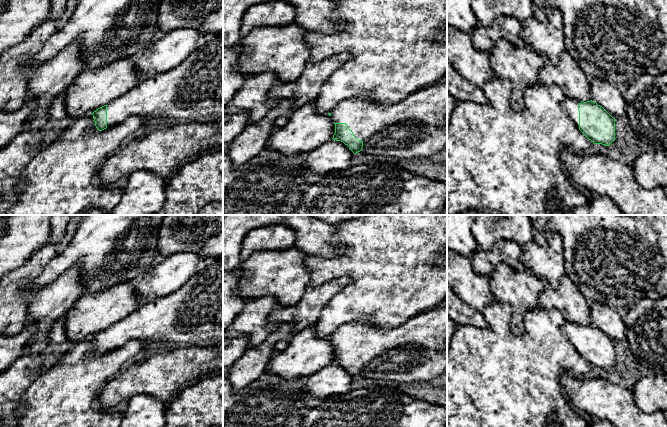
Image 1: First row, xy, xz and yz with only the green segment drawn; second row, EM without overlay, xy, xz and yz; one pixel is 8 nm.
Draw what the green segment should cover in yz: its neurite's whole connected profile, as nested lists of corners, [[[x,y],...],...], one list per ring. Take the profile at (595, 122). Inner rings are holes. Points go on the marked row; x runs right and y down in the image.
[[[565,97],[561,106],[579,130],[594,144],[608,146],[615,140],[615,118],[596,102],[581,102]]]

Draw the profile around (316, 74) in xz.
[[[343,52],[323,59],[320,63],[308,64],[298,79],[275,84],[269,96],[278,101],[293,99],[295,108],[313,102],[329,77],[350,58],[349,53]]]

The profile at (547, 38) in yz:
[[[543,6],[543,10],[547,21],[541,22],[532,17],[521,22],[520,36],[536,53],[546,55],[551,64],[557,65],[561,53],[565,50],[562,14],[559,9],[549,6]]]

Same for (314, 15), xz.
[[[285,0],[296,8],[294,22],[309,33],[328,34],[344,29],[342,21],[333,22],[331,14],[336,7],[332,0]]]

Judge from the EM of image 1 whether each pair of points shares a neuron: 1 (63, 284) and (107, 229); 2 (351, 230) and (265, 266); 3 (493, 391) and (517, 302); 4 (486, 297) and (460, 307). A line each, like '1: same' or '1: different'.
1: different
2: different
3: different
4: different

